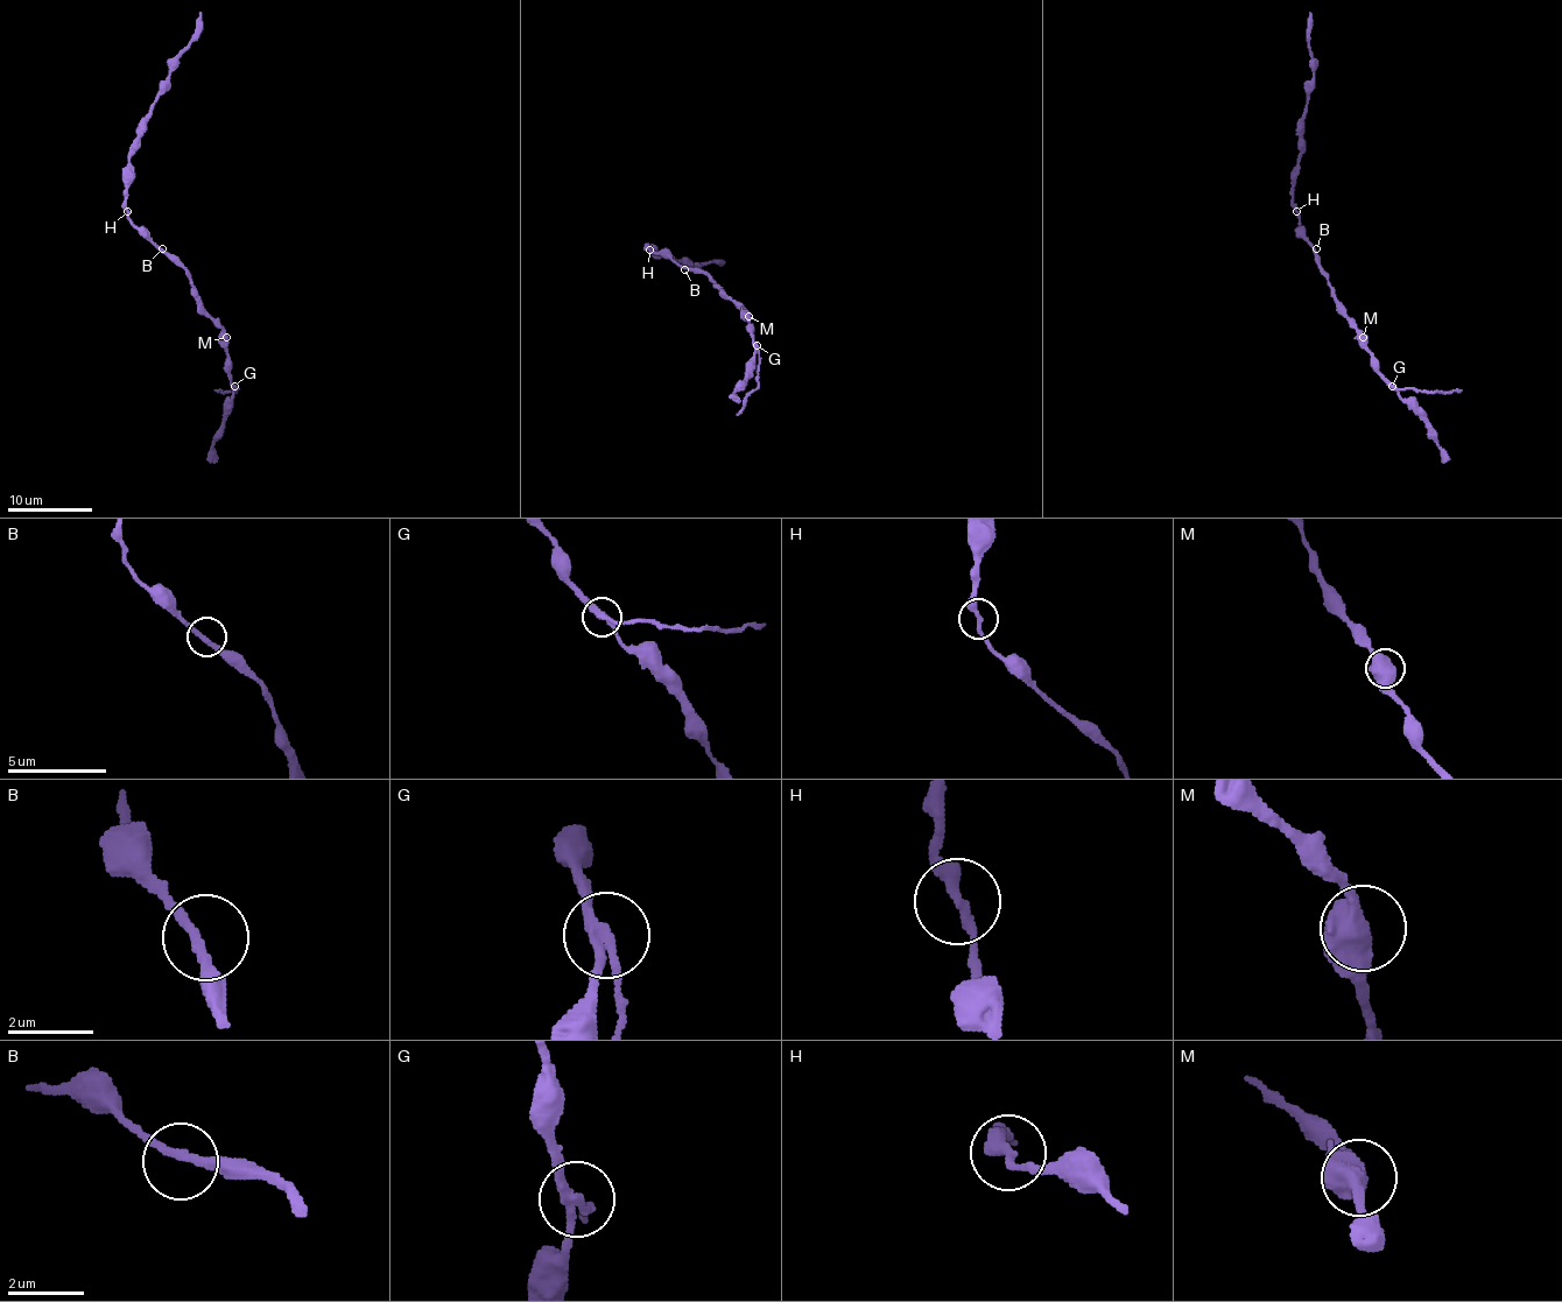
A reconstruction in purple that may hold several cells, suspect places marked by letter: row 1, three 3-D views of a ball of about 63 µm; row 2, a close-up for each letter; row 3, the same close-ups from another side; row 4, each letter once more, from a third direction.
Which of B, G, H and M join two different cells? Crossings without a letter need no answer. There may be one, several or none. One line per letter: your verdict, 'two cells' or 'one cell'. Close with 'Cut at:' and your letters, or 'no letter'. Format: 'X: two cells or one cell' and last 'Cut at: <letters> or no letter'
B: one cell
G: two cells
H: one cell
M: one cell
Cut at: G

